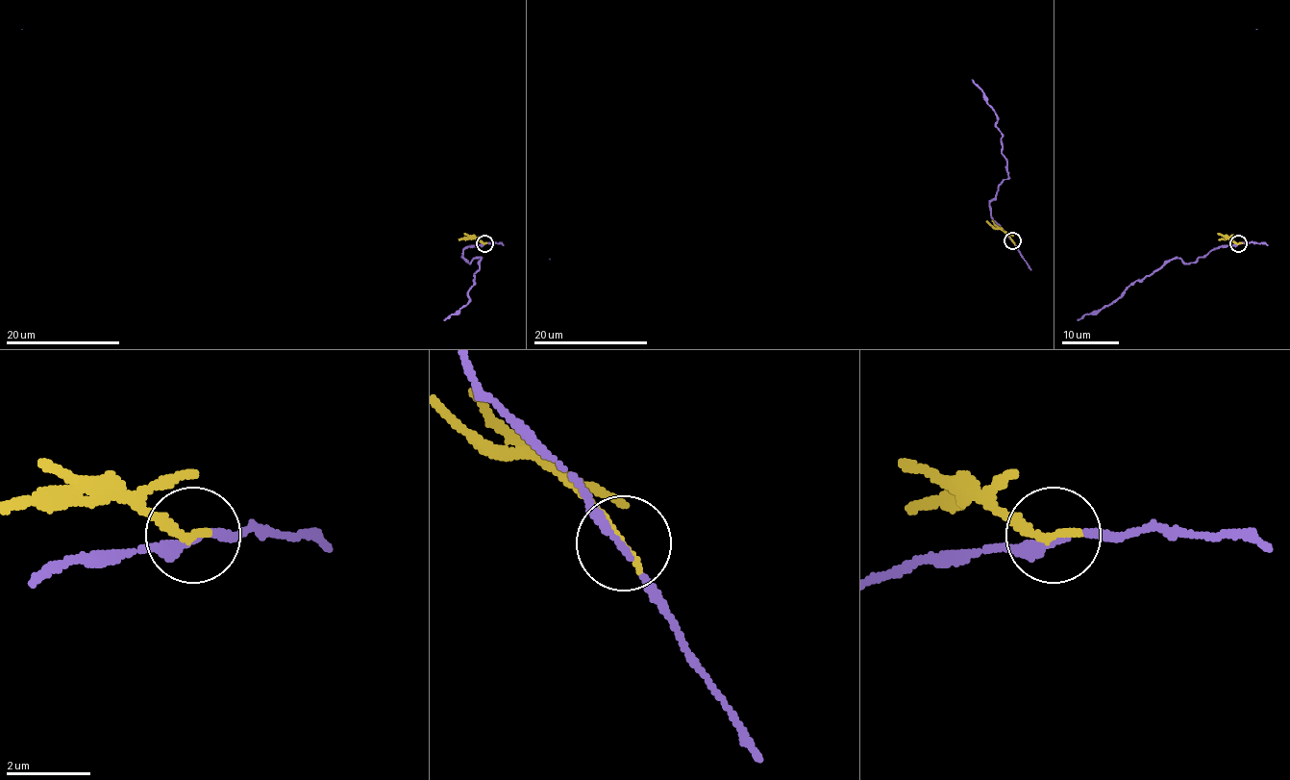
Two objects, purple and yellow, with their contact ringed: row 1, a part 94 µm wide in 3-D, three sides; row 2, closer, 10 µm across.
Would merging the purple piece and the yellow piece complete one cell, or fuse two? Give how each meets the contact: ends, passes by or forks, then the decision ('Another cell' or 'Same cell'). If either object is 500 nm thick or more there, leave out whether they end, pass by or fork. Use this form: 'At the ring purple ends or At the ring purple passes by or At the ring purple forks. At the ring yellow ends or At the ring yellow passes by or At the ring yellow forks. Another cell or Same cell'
At the ring purple passes by. At the ring yellow ends. Another cell

